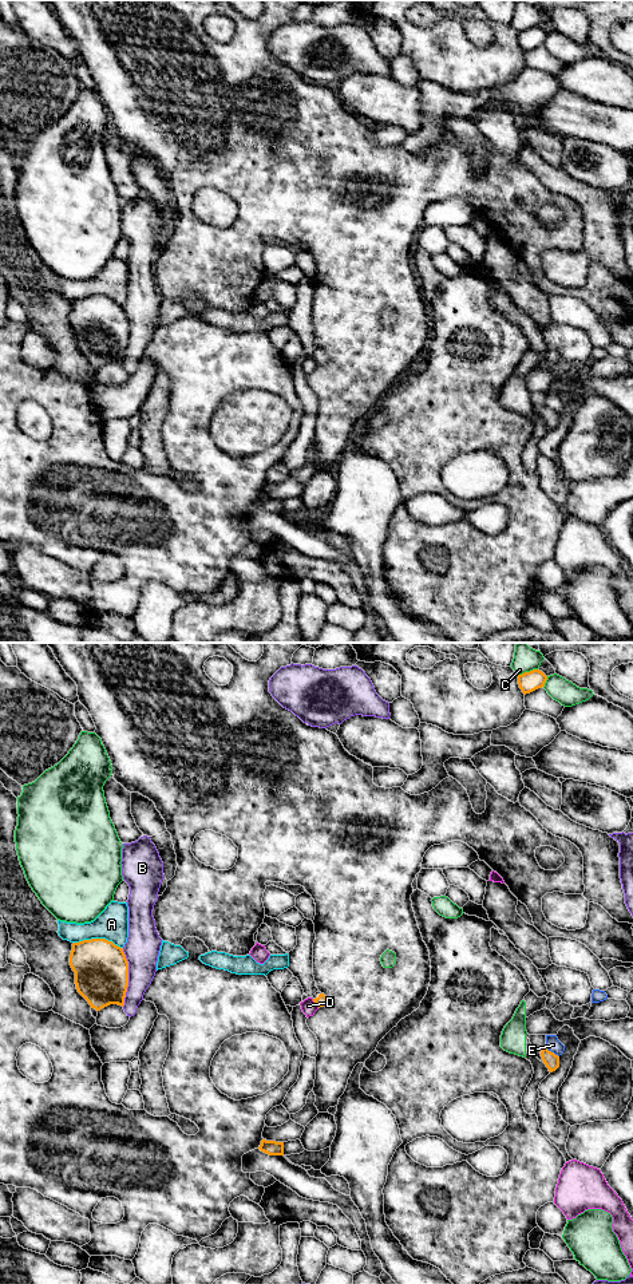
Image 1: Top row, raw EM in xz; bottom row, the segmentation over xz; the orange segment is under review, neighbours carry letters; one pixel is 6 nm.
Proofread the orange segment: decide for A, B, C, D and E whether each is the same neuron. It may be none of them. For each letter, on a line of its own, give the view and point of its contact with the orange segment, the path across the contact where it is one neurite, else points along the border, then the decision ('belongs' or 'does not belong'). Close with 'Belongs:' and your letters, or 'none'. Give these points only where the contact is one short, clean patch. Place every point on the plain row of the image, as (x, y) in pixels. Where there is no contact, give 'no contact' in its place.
A: contact xz (98, 296); does not belong
B: contact xz (127, 335); does not belong
C: contact xz (527, 30); does not belong
D: contact xz (315, 359); does not belong
E: contact xz (553, 410); does not belong
Belongs: none

